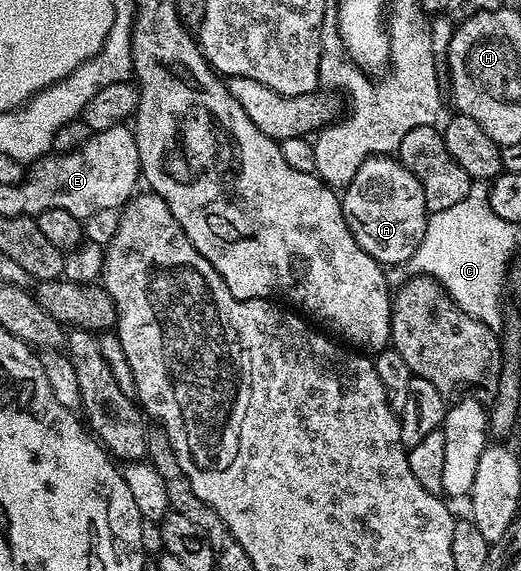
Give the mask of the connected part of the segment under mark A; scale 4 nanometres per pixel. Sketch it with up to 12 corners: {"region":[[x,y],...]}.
{"region":[[371,154],[340,193],[359,246],[408,265],[429,221],[423,186]]}

